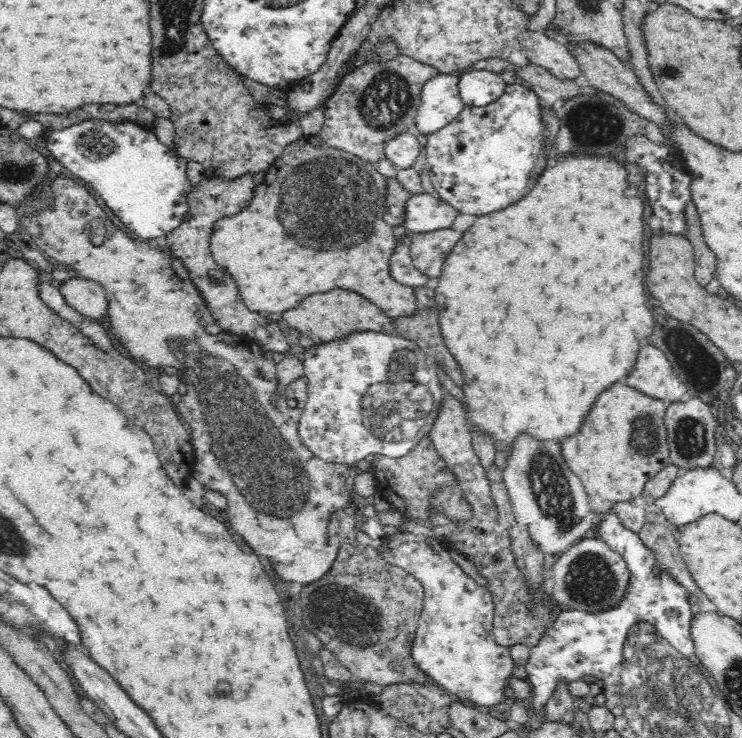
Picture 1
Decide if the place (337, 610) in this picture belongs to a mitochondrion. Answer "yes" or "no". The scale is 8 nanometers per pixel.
yes

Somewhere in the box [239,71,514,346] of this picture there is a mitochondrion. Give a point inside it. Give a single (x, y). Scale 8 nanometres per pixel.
(315, 185)

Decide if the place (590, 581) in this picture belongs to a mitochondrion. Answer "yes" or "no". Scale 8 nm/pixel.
yes

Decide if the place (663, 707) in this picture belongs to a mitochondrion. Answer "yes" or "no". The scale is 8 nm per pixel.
yes

